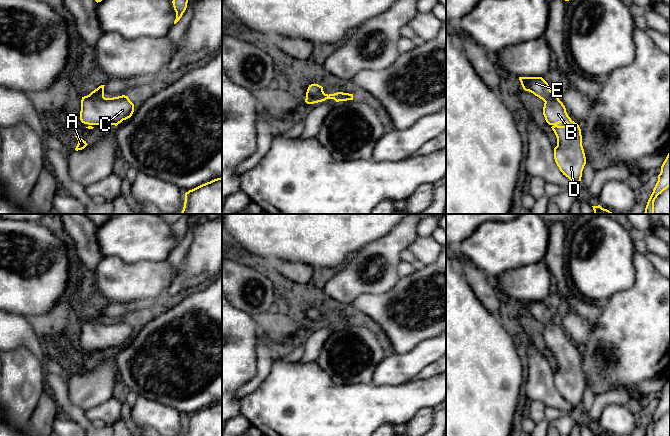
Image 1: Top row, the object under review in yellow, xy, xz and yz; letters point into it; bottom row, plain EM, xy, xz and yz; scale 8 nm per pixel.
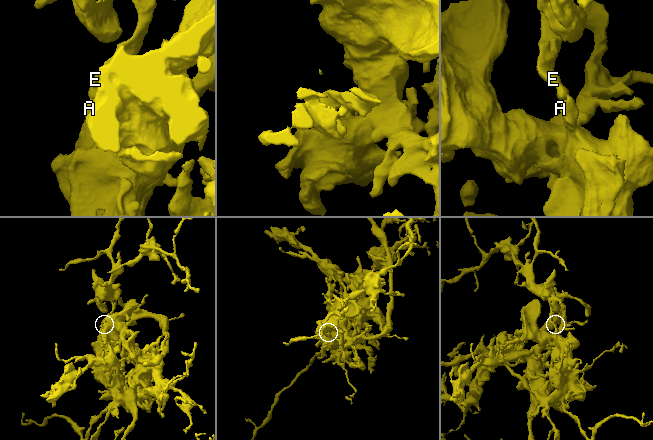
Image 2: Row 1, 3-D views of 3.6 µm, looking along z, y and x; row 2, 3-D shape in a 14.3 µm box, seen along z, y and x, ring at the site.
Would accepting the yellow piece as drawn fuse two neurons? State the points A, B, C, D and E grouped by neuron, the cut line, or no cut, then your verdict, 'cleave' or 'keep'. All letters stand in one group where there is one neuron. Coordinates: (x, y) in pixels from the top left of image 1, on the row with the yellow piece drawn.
groups A B C D E; cut none; keep

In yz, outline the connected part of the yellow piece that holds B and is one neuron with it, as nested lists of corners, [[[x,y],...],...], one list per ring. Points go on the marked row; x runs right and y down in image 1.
[[[519,77],[525,91],[533,93],[544,103],[543,115],[557,137],[554,159],[560,171],[579,184],[586,157],[582,146],[581,129],[571,120],[563,103],[542,77]]]

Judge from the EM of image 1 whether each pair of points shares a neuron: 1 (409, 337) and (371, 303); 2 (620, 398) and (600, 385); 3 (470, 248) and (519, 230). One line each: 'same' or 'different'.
1: same
2: different
3: same

